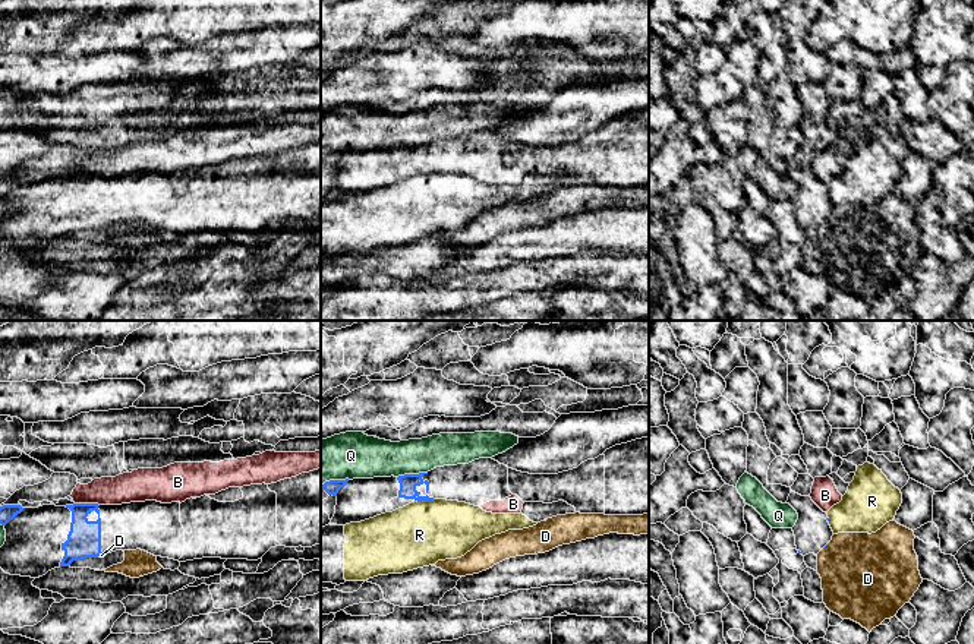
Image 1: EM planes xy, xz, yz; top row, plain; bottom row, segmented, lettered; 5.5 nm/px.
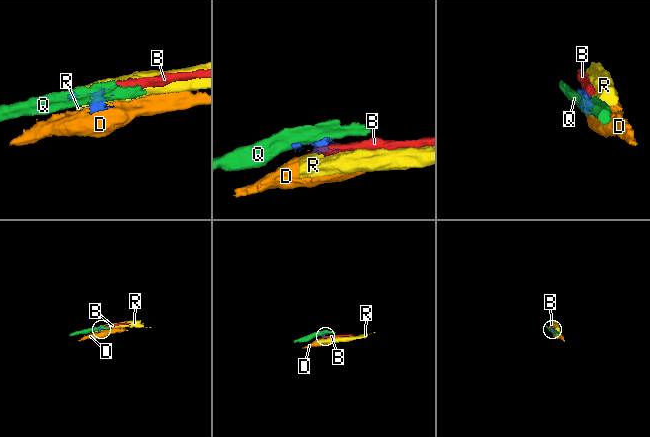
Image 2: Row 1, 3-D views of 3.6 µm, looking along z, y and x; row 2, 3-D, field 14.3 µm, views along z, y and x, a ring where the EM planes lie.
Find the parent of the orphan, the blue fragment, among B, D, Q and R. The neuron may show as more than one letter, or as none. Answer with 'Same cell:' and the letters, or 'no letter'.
Same cell: no letter

